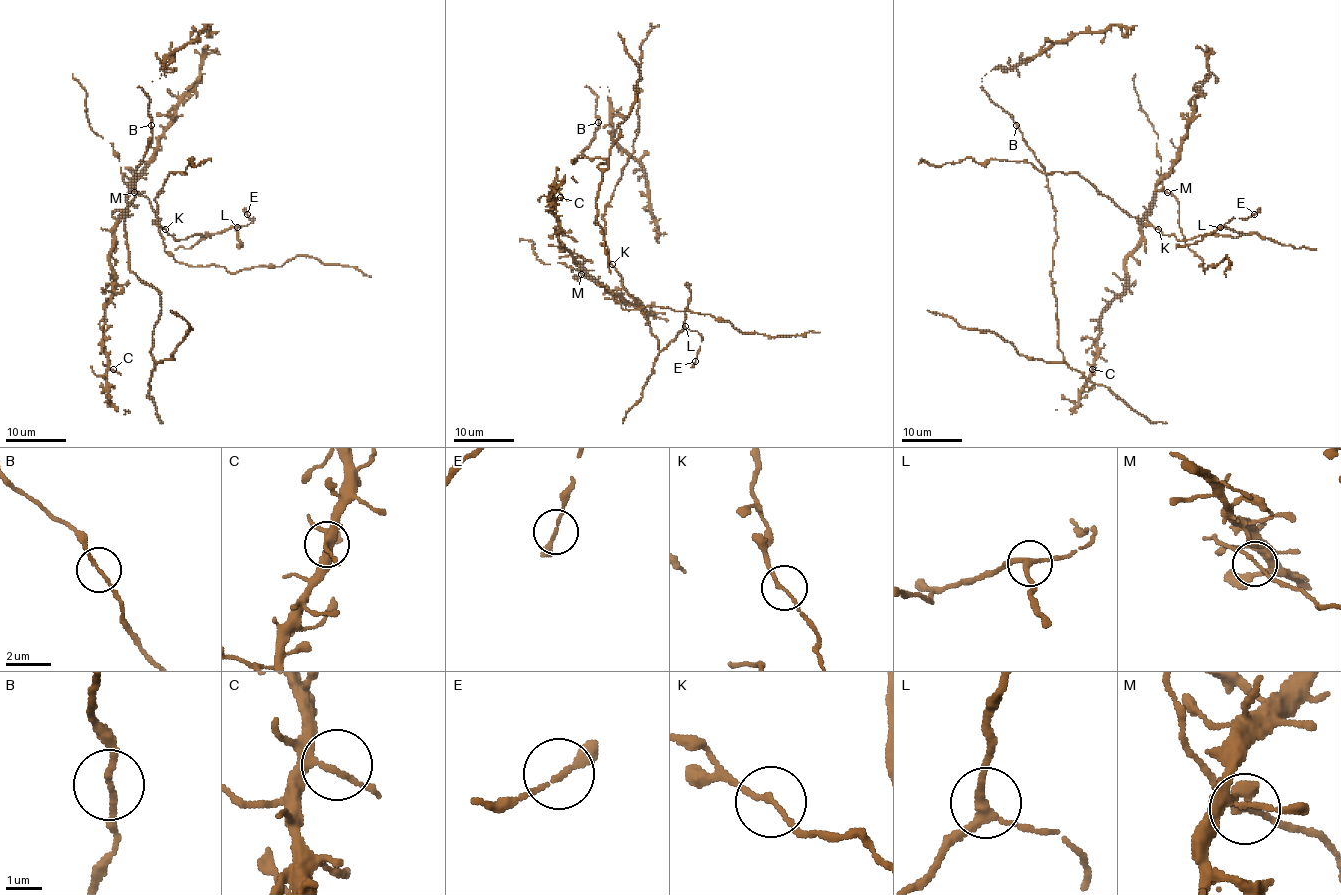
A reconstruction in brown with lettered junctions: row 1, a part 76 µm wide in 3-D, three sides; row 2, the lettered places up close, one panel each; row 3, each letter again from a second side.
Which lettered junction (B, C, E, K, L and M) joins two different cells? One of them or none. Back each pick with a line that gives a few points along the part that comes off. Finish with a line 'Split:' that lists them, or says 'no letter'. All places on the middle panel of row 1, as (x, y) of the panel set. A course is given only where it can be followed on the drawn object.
Split: no letter

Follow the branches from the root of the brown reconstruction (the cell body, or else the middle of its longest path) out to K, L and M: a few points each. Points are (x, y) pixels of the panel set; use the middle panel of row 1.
K: (560, 197), (550, 203), (562, 231), (557, 240), (579, 270), (612, 290), (621, 285), (612, 264)
L: (560, 197), (550, 203), (562, 231), (557, 240), (579, 270), (609, 290), (621, 285), (660, 350), (685, 326)
M: (560, 197), (550, 203), (551, 214), (562, 231), (557, 232), (557, 240), (579, 264), (582, 273)

